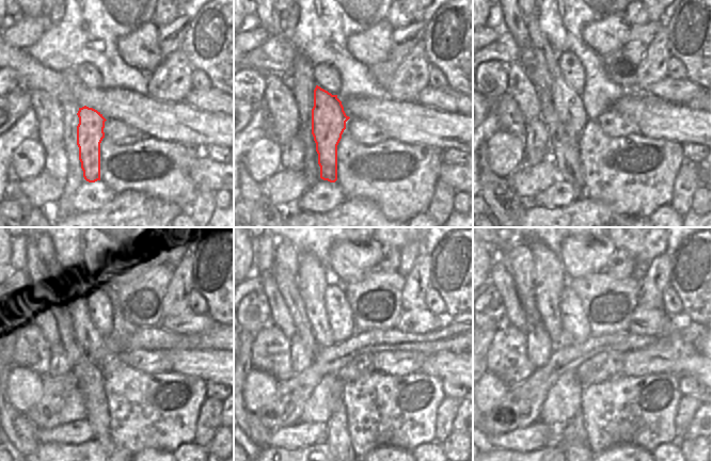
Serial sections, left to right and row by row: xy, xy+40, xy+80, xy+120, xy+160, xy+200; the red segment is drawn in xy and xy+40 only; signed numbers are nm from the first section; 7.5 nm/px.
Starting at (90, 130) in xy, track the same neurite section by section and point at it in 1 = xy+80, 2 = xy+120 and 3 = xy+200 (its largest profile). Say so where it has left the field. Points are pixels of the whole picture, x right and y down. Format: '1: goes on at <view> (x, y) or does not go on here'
1: goes on at xy+80 (568, 105)
2: goes on at xy+120 (93, 345)
3: goes on at xy+200 (550, 279)

